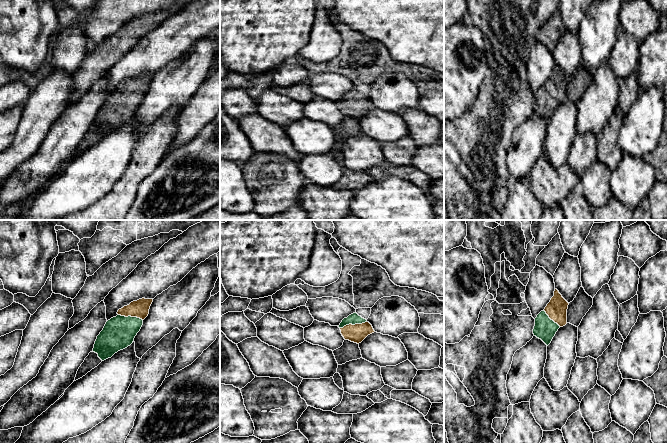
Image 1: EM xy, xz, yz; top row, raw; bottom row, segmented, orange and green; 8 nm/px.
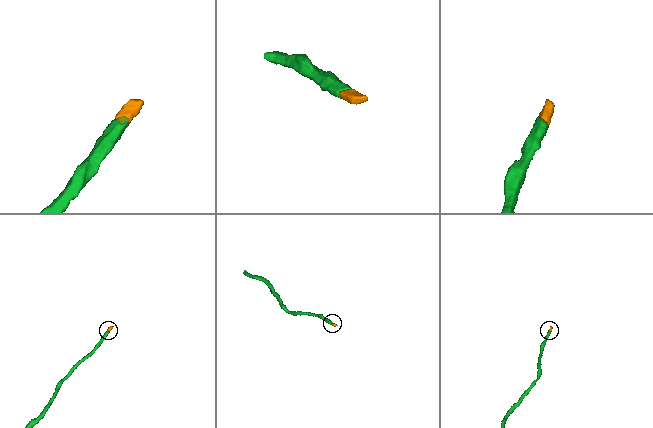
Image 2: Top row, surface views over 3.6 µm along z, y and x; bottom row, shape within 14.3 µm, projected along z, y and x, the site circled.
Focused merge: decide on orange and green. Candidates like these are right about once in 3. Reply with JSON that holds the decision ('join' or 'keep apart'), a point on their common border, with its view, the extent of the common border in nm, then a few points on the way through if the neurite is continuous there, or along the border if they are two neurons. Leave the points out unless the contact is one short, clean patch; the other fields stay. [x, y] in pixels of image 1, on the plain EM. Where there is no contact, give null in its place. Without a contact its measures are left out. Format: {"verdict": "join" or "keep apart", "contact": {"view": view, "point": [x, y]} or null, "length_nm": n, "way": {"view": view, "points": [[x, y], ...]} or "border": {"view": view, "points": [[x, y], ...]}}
{"verdict": "join", "contact": {"view": "xz", "point": [353, 101]}, "length_nm": 220, "way": {"view": "xz", "points": [[356, 109], [353, 101], [354, 94]]}}

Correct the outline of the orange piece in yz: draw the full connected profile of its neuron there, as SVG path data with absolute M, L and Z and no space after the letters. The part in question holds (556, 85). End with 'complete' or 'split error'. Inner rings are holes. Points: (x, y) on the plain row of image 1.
M555 65L550 78L535 94L533 110L547 122L551 119L558 105L567 100L568 81L569 79Z; split error

